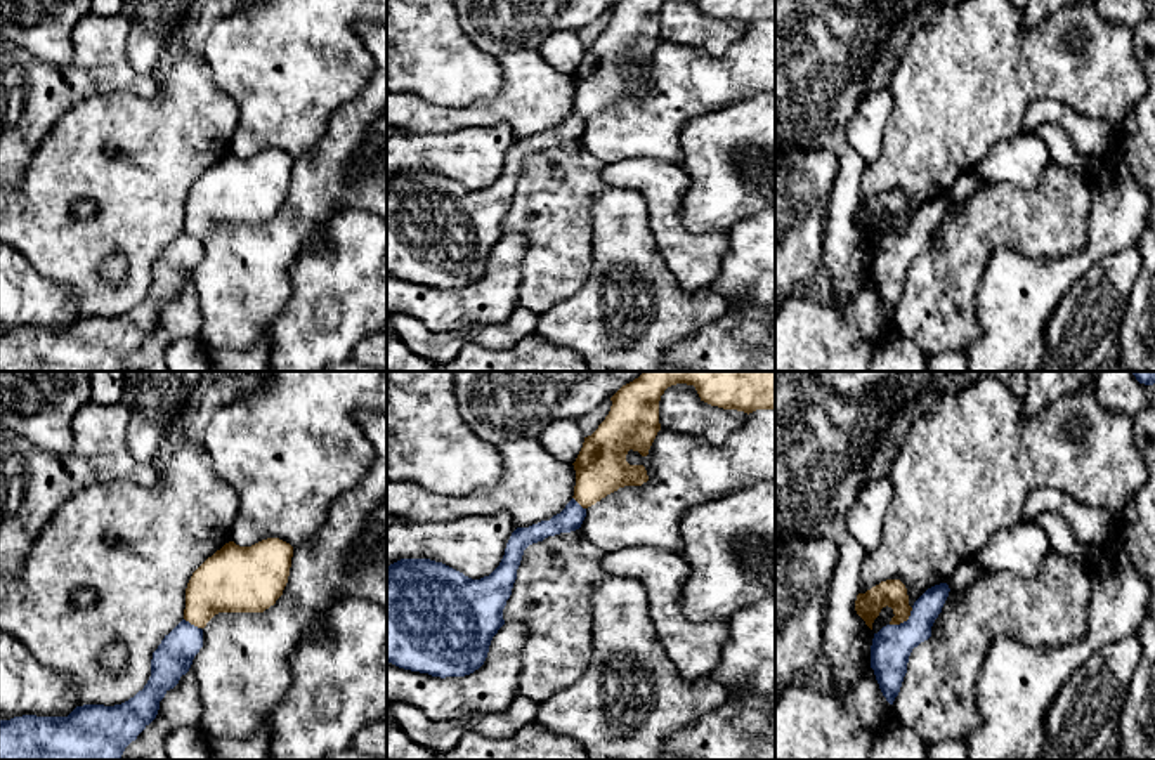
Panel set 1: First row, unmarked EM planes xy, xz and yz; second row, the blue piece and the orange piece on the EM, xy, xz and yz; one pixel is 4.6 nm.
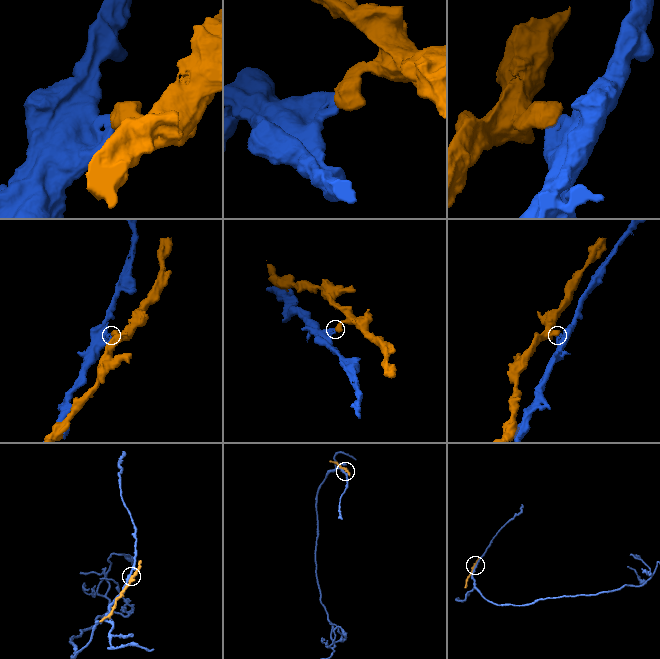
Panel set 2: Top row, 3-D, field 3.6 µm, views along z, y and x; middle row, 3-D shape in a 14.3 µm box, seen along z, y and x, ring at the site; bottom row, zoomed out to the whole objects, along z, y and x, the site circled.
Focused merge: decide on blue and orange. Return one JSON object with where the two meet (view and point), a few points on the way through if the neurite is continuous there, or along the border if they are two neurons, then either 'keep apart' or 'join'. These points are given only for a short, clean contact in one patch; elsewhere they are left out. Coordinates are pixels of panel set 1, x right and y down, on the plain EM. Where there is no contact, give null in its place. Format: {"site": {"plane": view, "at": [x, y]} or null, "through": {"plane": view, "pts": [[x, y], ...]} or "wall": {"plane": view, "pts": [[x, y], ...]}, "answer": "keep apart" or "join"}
{"site": {"plane": "yz", "at": [904, 233]}, "wall": {"plane": "yz", "pts": [[913, 219], [906, 231], [890, 236]]}, "answer": "keep apart"}

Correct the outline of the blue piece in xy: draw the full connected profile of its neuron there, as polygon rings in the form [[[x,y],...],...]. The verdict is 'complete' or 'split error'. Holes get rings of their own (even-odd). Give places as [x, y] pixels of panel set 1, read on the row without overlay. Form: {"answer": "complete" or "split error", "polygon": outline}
{"answer": "complete", "polygon": [[[182,231],[153,264],[151,288],[128,312],[76,318],[68,328],[0,331],[0,371],[120,371],[201,259],[203,241]]]}

